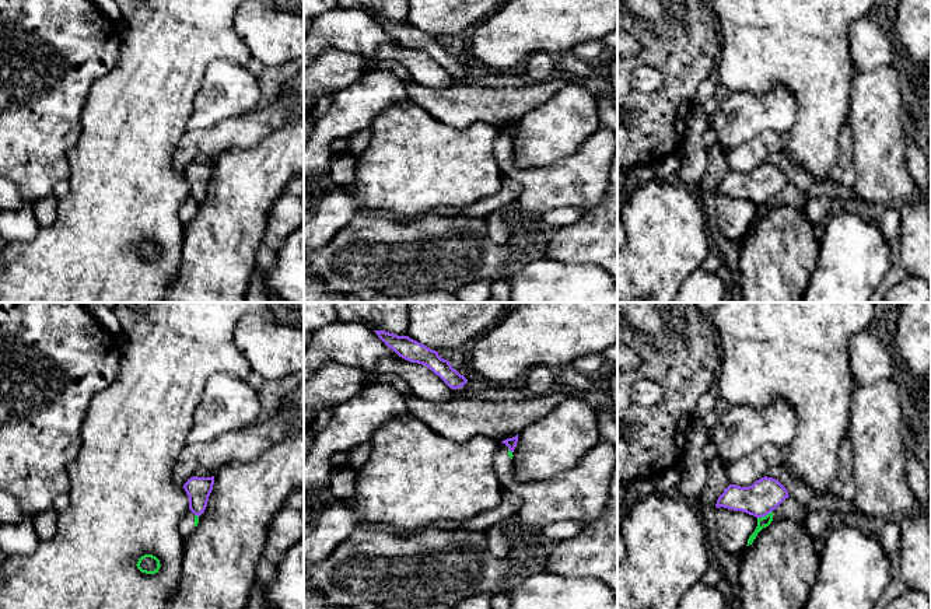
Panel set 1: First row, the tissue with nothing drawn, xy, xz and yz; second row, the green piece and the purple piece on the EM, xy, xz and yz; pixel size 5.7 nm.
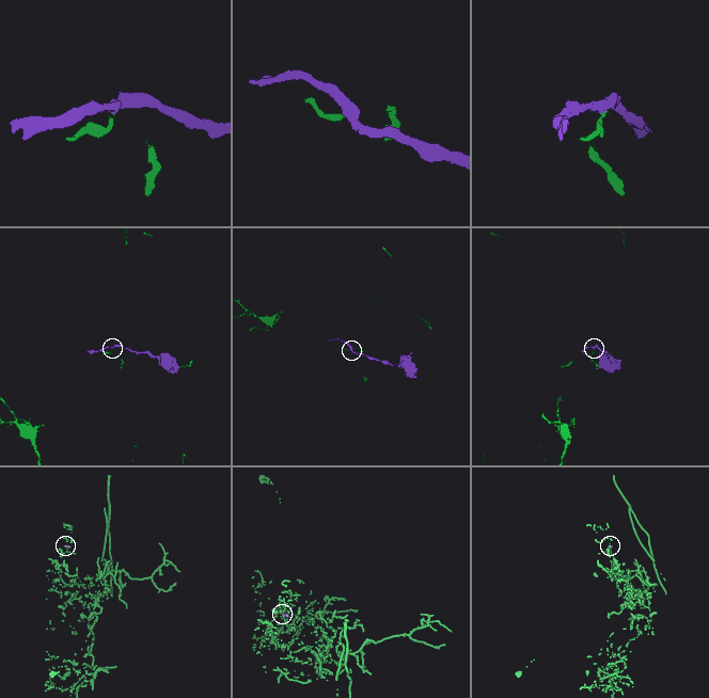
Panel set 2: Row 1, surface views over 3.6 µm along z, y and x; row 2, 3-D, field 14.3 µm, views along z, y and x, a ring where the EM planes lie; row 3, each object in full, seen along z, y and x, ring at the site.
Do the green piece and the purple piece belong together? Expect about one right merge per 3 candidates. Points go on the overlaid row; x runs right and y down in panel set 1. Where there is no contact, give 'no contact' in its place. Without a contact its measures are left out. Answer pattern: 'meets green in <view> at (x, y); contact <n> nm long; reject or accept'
meets green in yz at (766, 515); contact 100 nm long; reject

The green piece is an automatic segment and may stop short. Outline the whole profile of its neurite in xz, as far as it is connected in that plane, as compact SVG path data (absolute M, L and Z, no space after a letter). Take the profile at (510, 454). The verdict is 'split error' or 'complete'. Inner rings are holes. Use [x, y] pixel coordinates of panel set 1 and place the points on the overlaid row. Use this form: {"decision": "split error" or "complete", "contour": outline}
{"decision": "split error", "contour": "M602 438L574 468L545 480L517 480L512 456L500 442L493 465L503 489L522 500L517 515L526 532L561 521L588 525L606 511L617 463L617 451L610 441Z"}

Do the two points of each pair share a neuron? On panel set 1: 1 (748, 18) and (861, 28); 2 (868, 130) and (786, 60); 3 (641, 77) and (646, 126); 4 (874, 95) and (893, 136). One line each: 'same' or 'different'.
1: different
2: different
3: different
4: same

